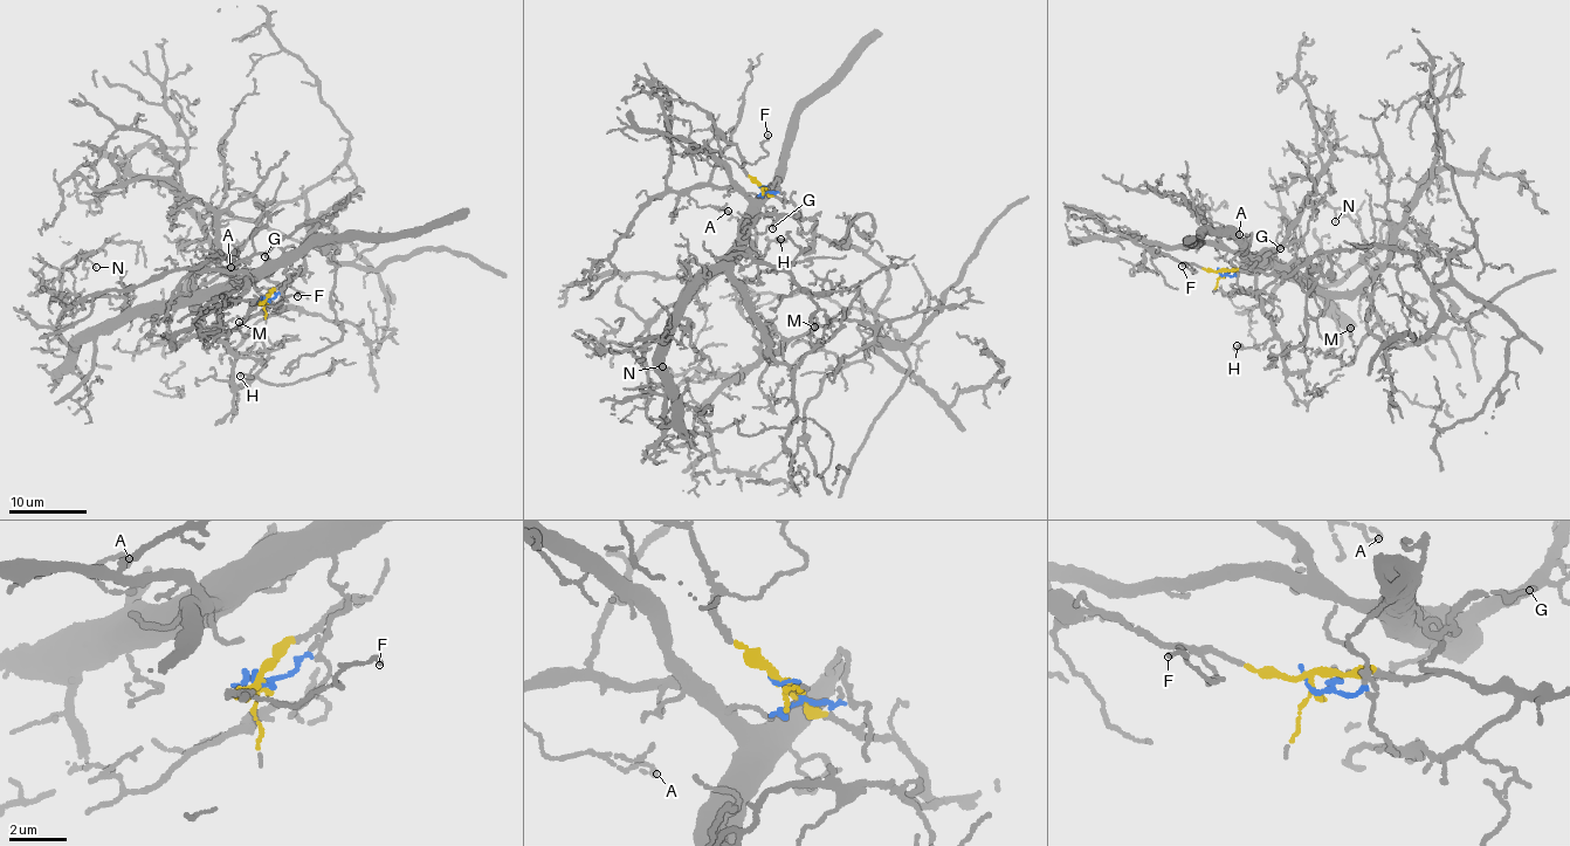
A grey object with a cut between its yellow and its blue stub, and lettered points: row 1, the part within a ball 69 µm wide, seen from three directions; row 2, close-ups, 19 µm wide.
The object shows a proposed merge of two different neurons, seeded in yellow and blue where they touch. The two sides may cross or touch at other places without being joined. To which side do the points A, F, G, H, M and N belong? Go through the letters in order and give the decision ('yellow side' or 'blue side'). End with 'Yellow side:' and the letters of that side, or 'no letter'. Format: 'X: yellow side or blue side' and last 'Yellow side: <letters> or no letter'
A: blue side
F: yellow side
G: blue side
H: blue side
M: blue side
N: blue side
Yellow side: F

